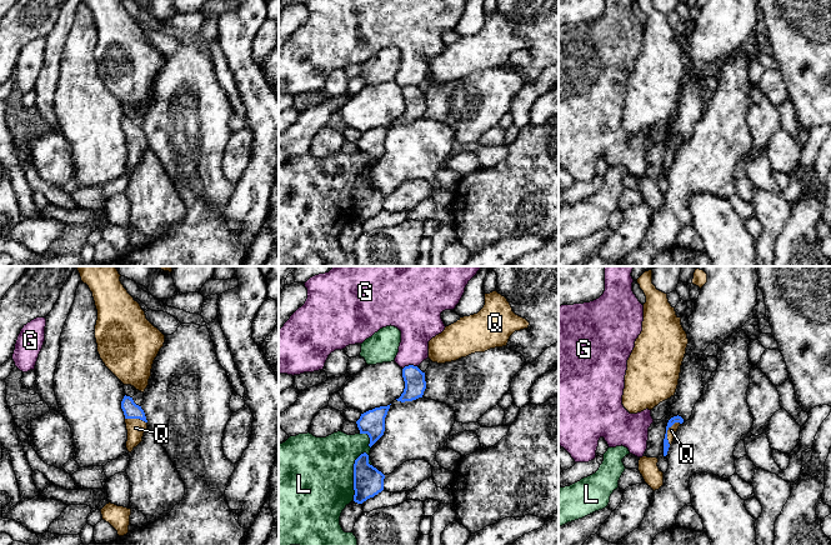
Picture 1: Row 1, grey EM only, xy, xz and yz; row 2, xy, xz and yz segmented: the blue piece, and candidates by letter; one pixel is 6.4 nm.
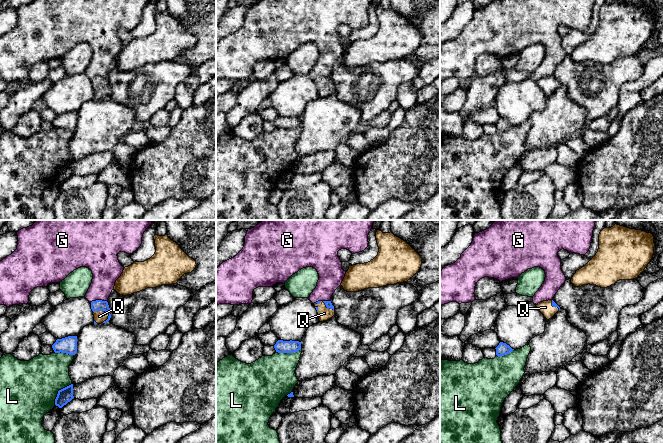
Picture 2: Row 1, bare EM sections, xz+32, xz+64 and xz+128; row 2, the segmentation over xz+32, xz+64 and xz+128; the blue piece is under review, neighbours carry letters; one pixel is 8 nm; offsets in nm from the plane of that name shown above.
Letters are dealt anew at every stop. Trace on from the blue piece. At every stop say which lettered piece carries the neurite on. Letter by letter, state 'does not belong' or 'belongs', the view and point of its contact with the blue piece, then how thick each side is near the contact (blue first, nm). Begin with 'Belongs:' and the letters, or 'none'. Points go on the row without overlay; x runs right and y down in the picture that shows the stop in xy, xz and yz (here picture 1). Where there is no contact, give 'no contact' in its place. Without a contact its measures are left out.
Belongs: Q
G: does not belong | xz (409, 85) | 140/220 nm
L: does not belong | xz (354, 195) | 190/500 nm
Q: belongs | yz (666, 151) | 50/50 nm

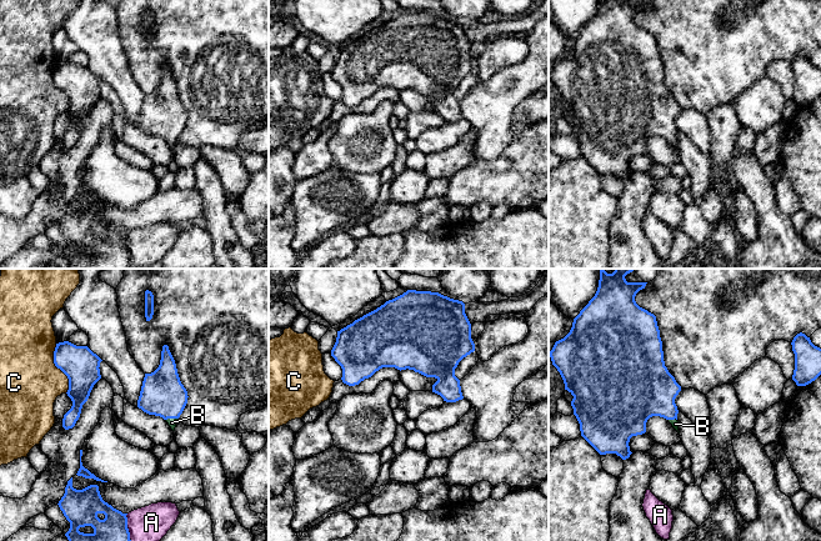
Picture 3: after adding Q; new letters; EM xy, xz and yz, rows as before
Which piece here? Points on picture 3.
Belongs: B
A: does not belong | xy (128, 251) | 280/240 nm
B: belongs | xy (171, 138) | 280/50 nm
C: does not belong | xy (59, 88) | 220/380 nm

